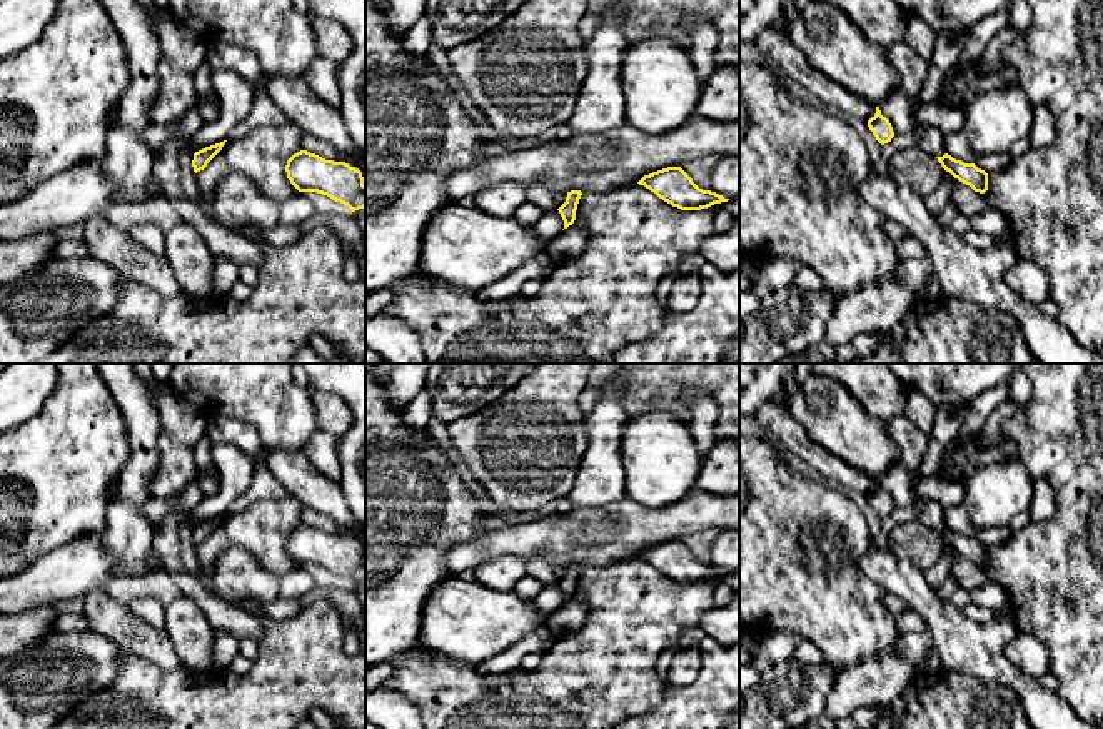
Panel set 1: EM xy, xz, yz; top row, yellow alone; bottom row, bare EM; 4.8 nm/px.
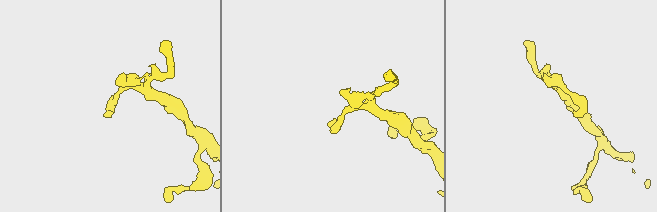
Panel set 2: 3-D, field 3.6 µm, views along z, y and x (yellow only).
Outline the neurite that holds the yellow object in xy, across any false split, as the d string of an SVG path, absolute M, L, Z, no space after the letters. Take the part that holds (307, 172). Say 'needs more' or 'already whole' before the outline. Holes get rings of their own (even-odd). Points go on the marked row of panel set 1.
already whole; M307 150L294 153L285 165L287 178L299 192L317 192L355 212L365 207L362 172L345 162L325 160Z

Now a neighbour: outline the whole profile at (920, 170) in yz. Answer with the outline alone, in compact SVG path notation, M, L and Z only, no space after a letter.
M916 145L898 150L888 162L888 172L894 184L908 185L923 199L936 192L944 177L938 158Z

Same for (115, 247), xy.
M105 210L90 215L85 222L83 242L90 257L110 265L120 277L144 284L164 297L182 292L165 257L152 254L128 230L112 225Z

